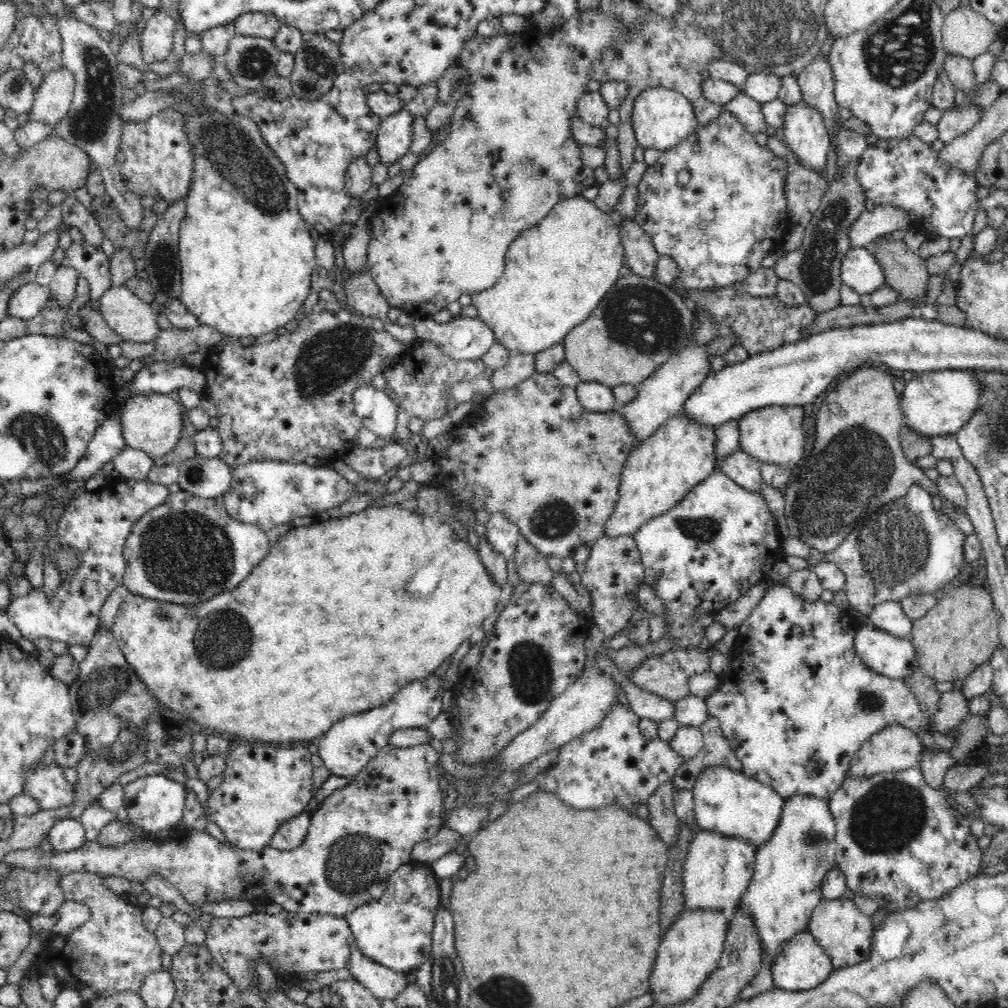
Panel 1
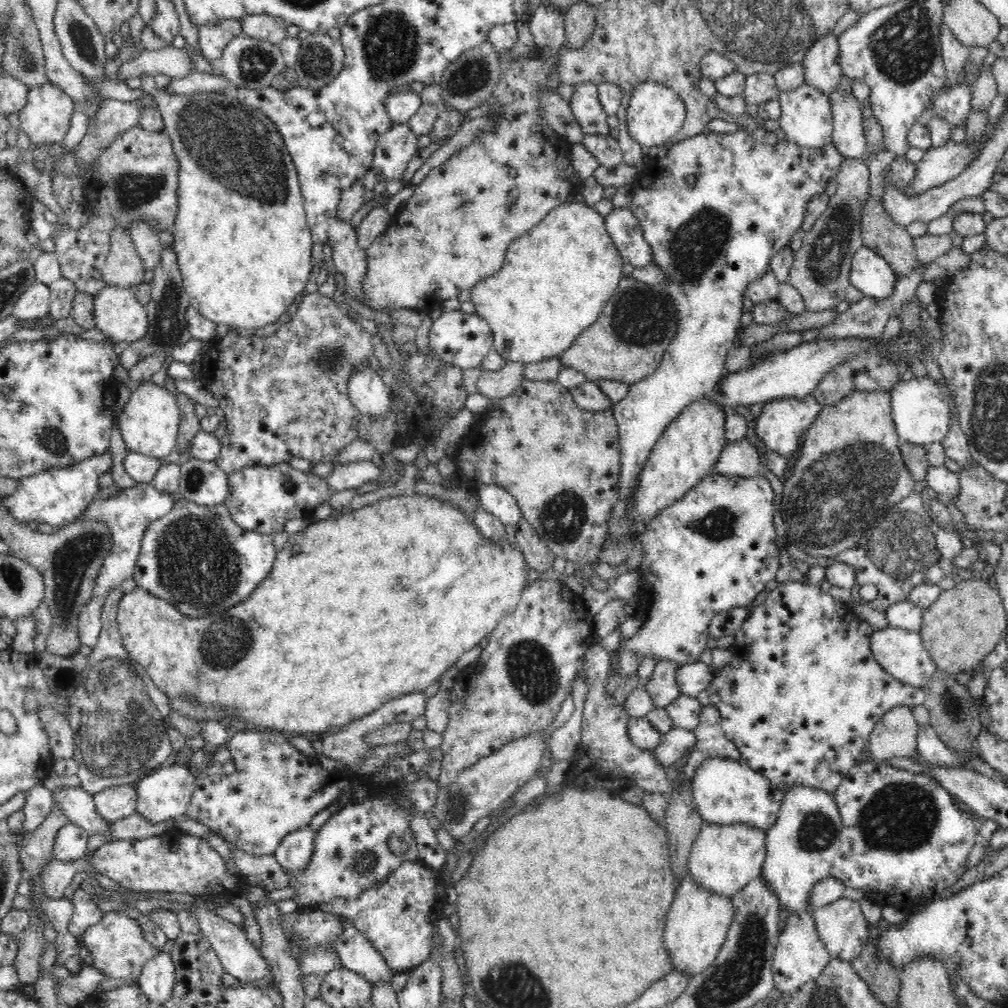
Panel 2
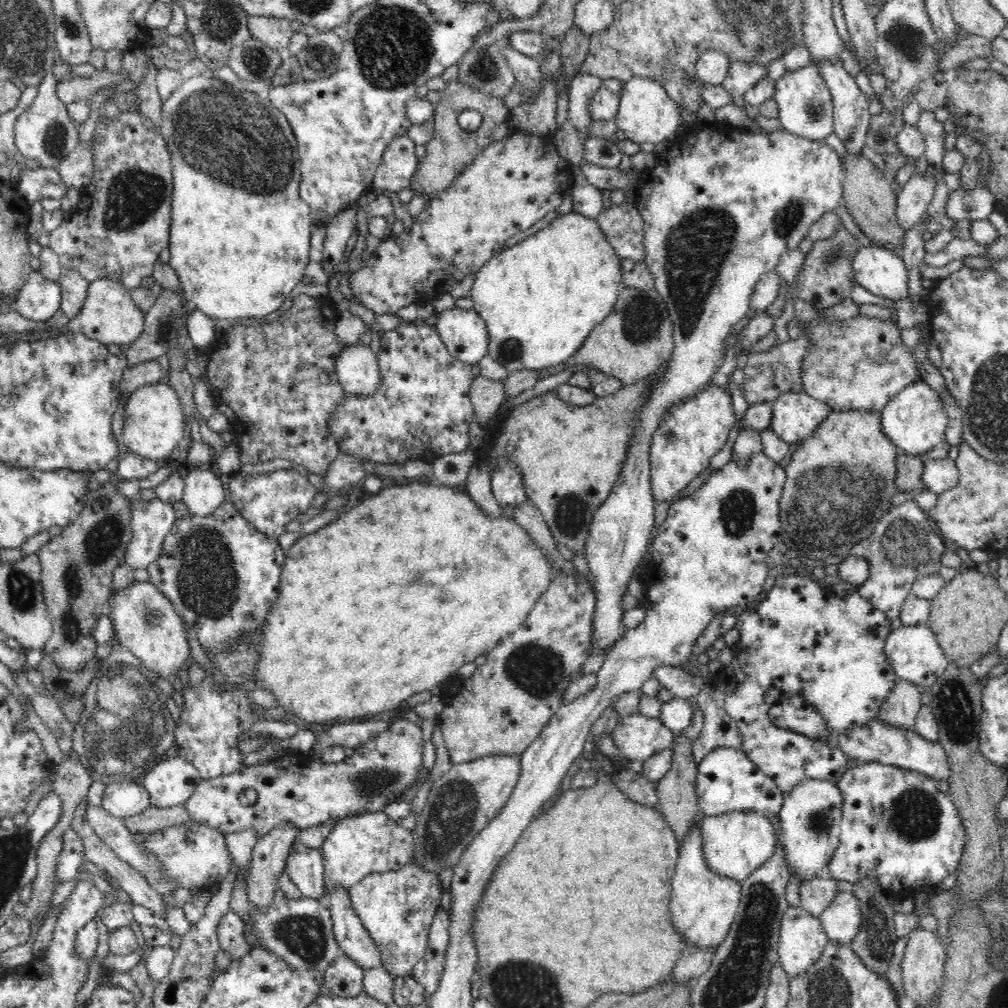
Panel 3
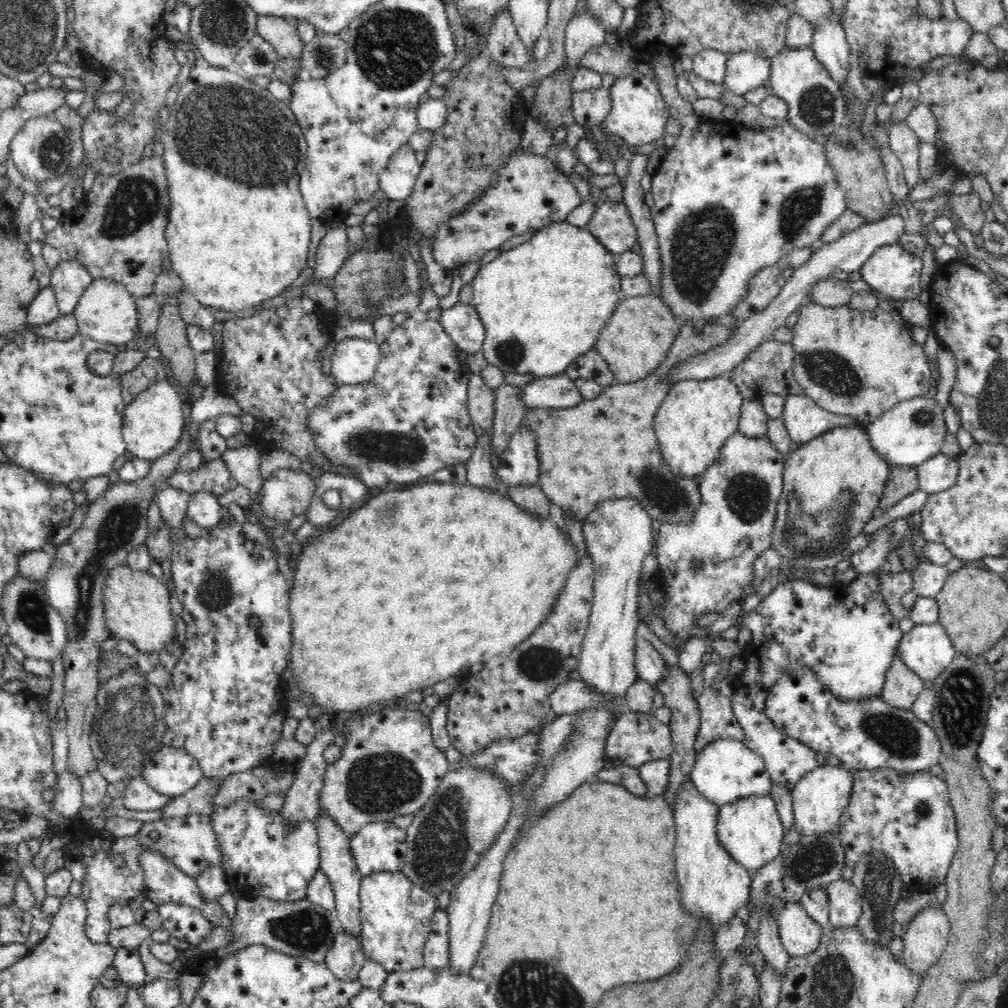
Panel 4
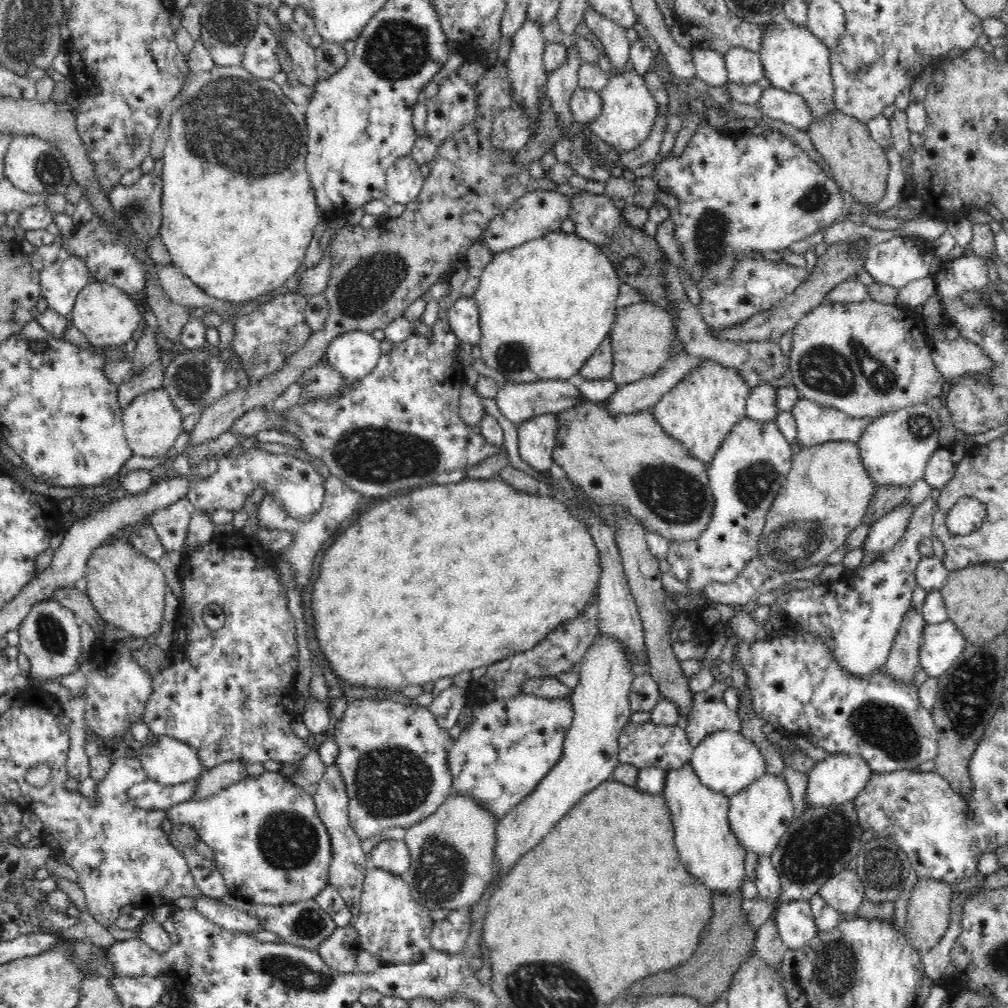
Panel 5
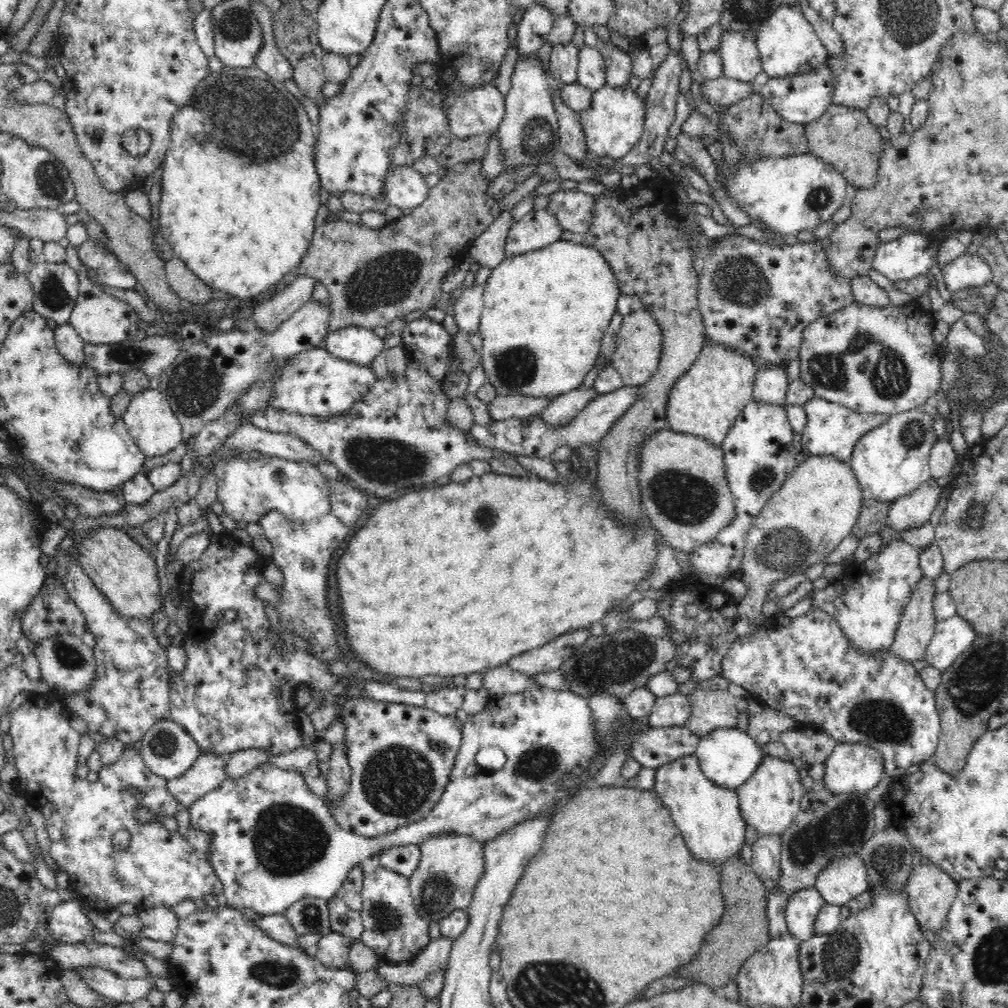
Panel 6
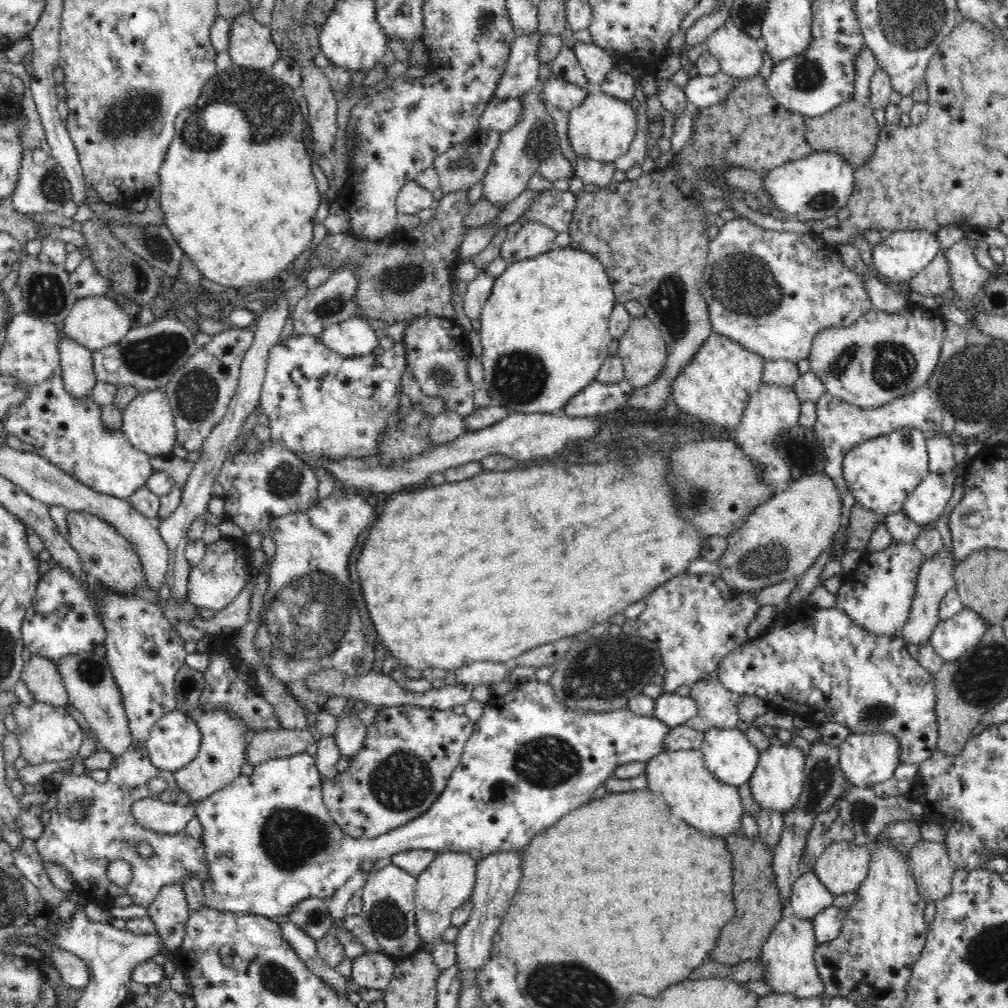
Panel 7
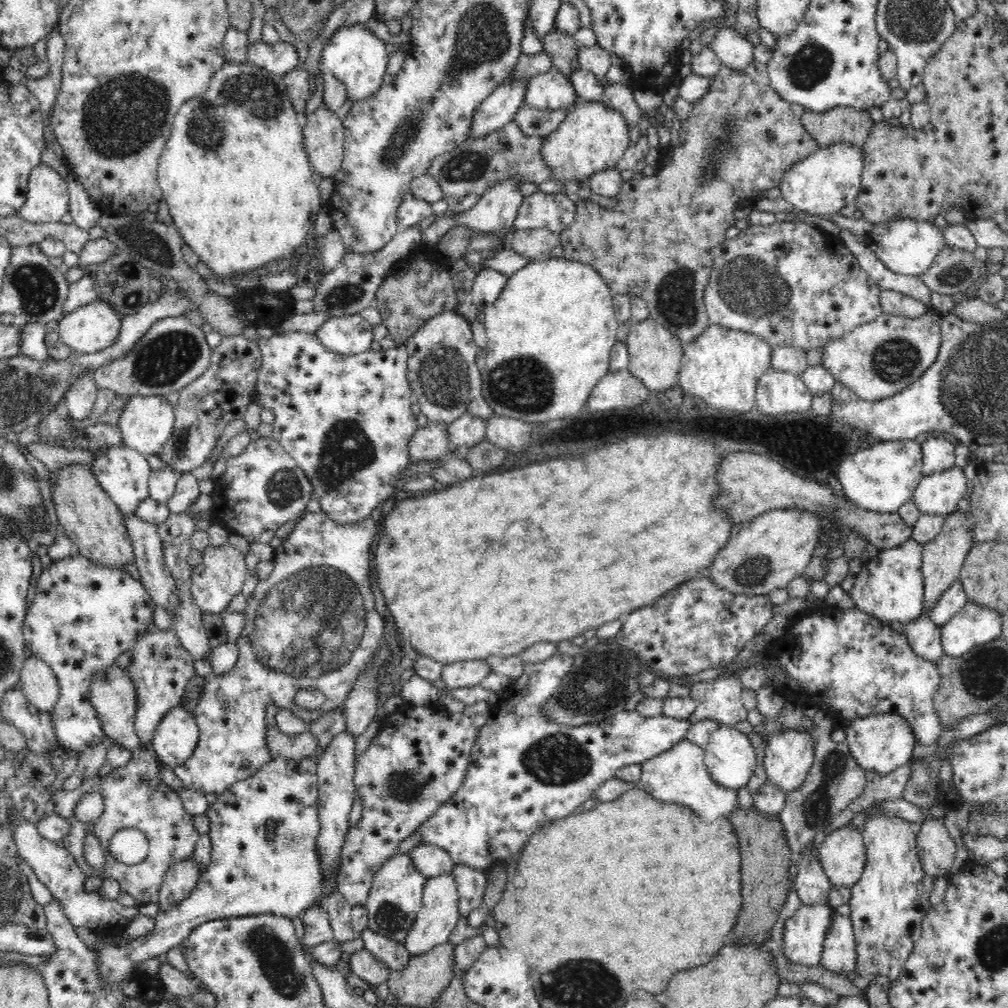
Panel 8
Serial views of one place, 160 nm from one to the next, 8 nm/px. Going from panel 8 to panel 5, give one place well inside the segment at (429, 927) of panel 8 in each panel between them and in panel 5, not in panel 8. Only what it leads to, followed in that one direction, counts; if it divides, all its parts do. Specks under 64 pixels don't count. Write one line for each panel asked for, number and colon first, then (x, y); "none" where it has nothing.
5: (452, 851)
6: (451, 864)
7: (448, 882)

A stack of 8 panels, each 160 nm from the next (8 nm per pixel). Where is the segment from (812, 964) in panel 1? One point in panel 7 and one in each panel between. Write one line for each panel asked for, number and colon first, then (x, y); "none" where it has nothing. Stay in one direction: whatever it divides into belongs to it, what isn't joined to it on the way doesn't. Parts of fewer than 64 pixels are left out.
2: (800, 956)
3: (802, 940)
4: (800, 934)
5: (796, 924)
6: (803, 906)
7: (809, 896)

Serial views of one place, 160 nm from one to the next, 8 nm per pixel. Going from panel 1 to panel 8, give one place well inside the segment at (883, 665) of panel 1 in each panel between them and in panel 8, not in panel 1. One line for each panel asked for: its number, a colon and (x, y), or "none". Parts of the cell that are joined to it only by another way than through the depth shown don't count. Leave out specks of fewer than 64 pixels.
2: (902, 653)
3: (914, 653)
4: (927, 650)
5: (943, 643)
6: (953, 636)
7: (952, 638)
8: (974, 625)

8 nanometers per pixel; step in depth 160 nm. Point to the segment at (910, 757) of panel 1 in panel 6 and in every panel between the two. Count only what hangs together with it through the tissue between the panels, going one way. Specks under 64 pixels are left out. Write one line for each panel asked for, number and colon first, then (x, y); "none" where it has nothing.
2: (895, 735)
3: (900, 709)
4: (901, 687)
5: (903, 663)
6: (914, 633)

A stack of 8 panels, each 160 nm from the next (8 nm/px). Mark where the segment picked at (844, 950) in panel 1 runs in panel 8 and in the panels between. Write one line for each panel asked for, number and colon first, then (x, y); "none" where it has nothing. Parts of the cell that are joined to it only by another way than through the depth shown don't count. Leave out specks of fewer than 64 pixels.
2: (843, 928)
3: (841, 920)
4: (845, 903)
5: (844, 892)
6: (842, 880)
7: (842, 867)
8: (842, 854)

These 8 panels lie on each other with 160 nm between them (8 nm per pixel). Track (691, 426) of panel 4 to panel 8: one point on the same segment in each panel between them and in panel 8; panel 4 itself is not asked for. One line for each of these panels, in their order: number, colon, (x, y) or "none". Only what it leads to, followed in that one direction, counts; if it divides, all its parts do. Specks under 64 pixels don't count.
5: (700, 411)
6: (704, 402)
7: (715, 386)
8: (722, 367)

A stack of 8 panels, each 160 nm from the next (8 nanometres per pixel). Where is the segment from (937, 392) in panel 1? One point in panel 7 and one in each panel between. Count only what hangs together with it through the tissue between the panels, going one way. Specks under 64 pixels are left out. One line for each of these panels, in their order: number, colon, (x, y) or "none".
2: (922, 407)
3: (915, 420)
4: (911, 432)
5: (896, 447)
6: (890, 461)
7: (881, 472)

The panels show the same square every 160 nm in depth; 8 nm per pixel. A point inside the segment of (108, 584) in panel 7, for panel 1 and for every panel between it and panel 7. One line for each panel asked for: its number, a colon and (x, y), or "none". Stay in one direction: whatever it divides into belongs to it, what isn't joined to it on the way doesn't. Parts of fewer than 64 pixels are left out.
1: (338, 616)
2: (360, 608)
3: (145, 622)
4: (136, 604)
5: (127, 589)
6: (126, 574)

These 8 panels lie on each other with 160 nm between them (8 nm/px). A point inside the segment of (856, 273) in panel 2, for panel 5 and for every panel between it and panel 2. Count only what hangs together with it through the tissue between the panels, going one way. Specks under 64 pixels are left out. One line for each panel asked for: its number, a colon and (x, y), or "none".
3: (881, 271)
4: (891, 270)
5: (895, 262)

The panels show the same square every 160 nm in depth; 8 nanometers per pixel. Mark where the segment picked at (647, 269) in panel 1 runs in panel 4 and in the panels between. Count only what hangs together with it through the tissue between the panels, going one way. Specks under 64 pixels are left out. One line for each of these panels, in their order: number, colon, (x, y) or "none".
2: (622, 224)
3: (623, 225)
4: (612, 224)

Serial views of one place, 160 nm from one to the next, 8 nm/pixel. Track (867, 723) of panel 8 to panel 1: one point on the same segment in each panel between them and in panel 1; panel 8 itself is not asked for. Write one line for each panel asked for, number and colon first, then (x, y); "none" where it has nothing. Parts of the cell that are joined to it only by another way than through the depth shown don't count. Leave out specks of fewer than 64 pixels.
1: (789, 868)
2: (801, 847)
3: (810, 816)
4: (819, 799)
5: (838, 778)
6: (855, 767)
7: (867, 759)

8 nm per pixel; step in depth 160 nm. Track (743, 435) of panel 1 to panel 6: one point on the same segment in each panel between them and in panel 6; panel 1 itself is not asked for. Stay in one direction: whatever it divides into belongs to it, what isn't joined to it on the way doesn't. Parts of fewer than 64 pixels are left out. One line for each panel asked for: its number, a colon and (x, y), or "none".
2: (780, 424)
3: (795, 415)
4: (805, 420)
5: (816, 424)
6: (832, 429)

